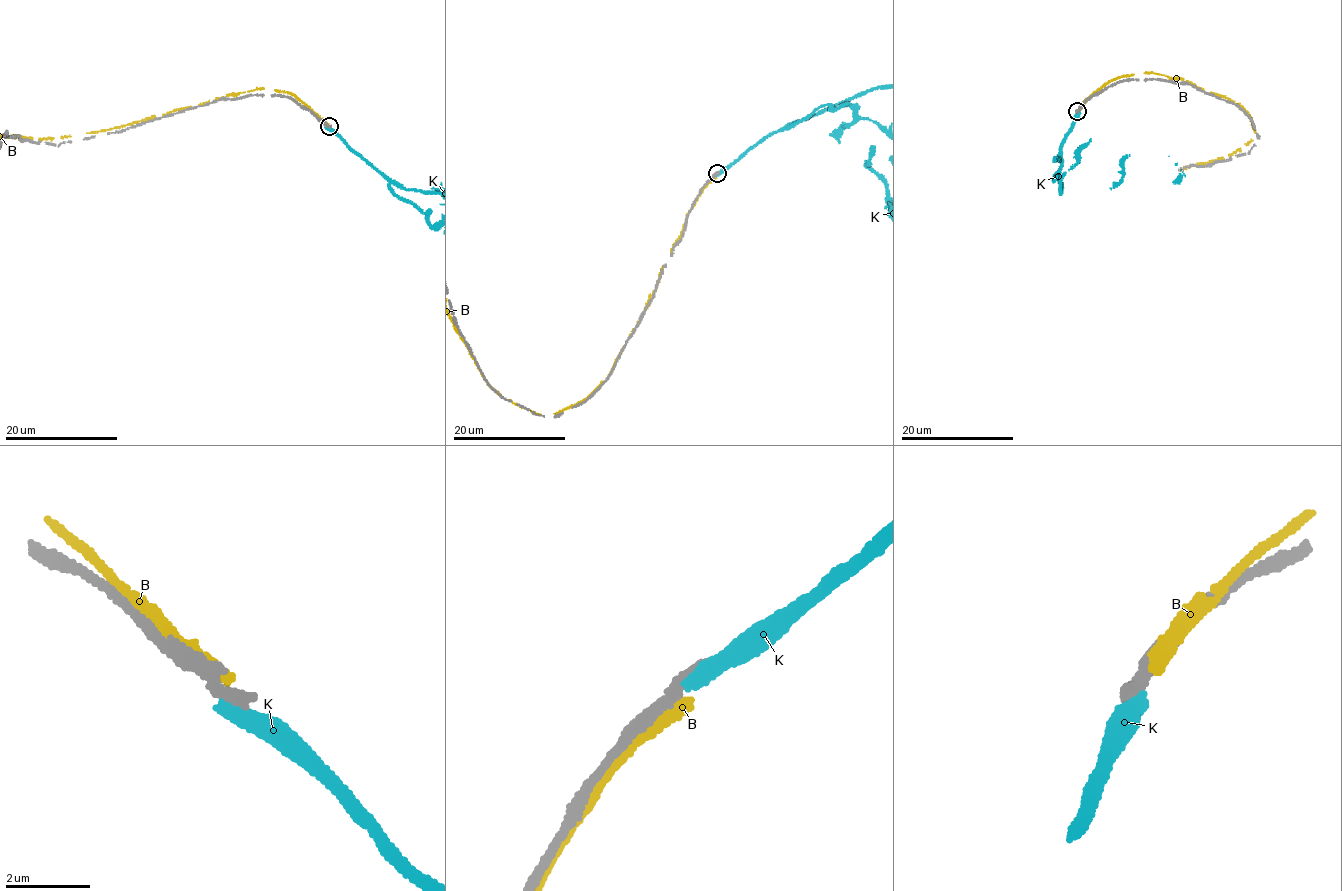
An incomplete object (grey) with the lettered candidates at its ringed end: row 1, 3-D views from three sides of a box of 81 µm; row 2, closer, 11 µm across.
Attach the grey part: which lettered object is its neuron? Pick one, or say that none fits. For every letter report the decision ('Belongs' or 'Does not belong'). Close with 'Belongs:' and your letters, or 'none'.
B: Does not belong
K: Does not belong
Belongs: none

